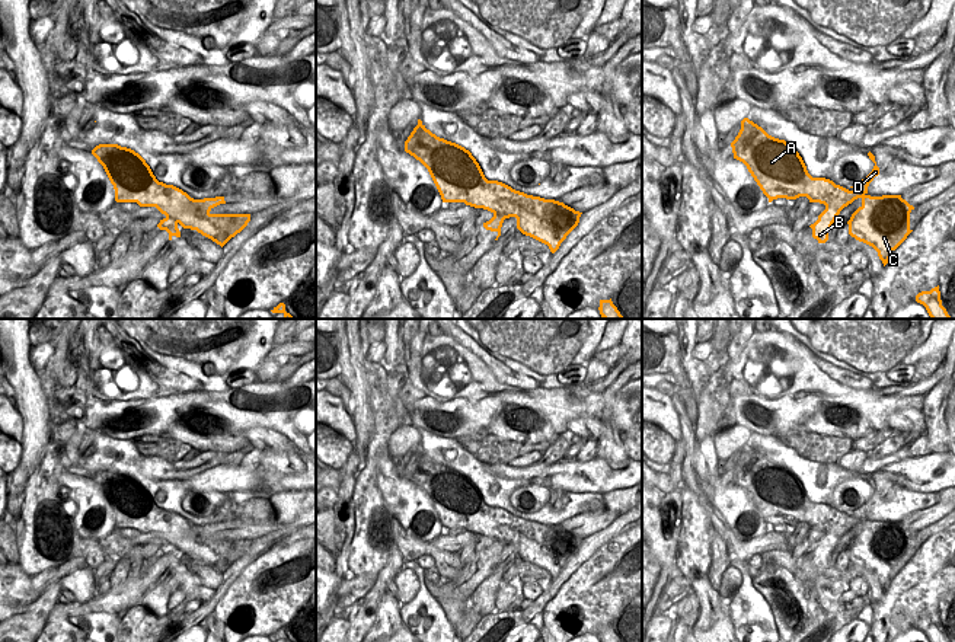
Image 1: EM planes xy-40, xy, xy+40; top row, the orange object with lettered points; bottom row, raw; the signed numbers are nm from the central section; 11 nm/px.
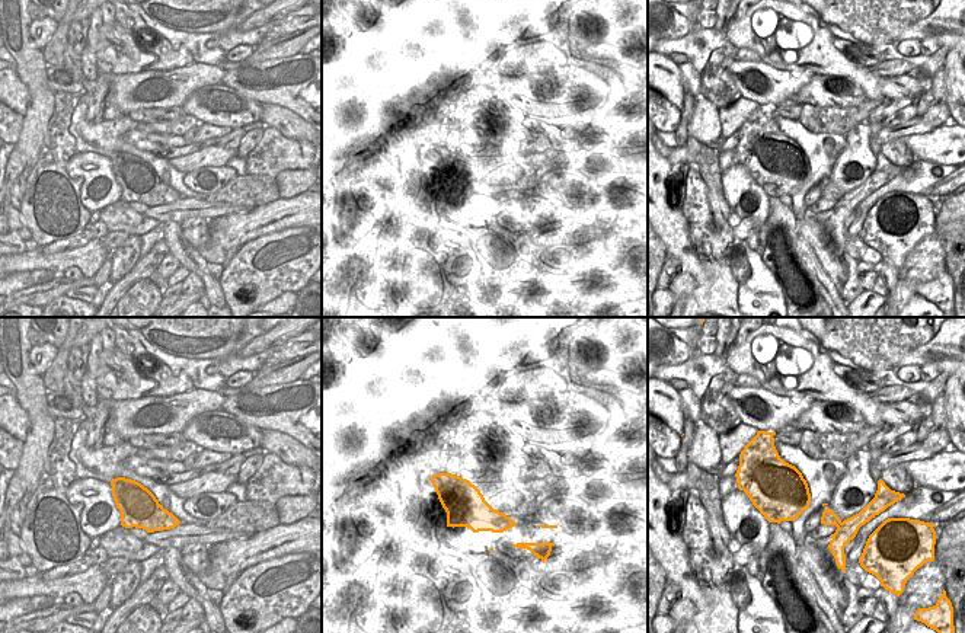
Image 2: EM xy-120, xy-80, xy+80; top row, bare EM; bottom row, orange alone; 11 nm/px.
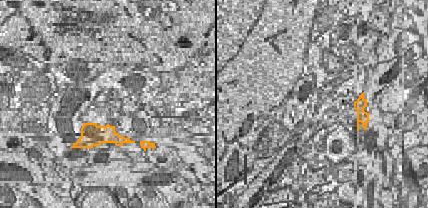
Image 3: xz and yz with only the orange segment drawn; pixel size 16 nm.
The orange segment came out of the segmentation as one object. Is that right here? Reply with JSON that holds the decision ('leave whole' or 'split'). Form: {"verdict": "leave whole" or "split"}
{"verdict": "split"}

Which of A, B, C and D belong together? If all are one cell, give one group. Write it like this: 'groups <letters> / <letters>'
groups A C / B D

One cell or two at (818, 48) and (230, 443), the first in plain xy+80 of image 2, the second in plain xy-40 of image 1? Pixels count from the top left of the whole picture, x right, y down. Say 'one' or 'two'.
two

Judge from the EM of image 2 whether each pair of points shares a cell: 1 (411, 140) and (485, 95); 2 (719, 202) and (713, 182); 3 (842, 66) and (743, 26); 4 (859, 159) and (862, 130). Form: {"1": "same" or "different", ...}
{"1": "different", "2": "same", "3": "different", "4": "same"}

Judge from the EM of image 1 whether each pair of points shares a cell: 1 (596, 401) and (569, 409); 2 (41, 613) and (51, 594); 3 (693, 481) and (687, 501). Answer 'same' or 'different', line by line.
1: same
2: same
3: different

